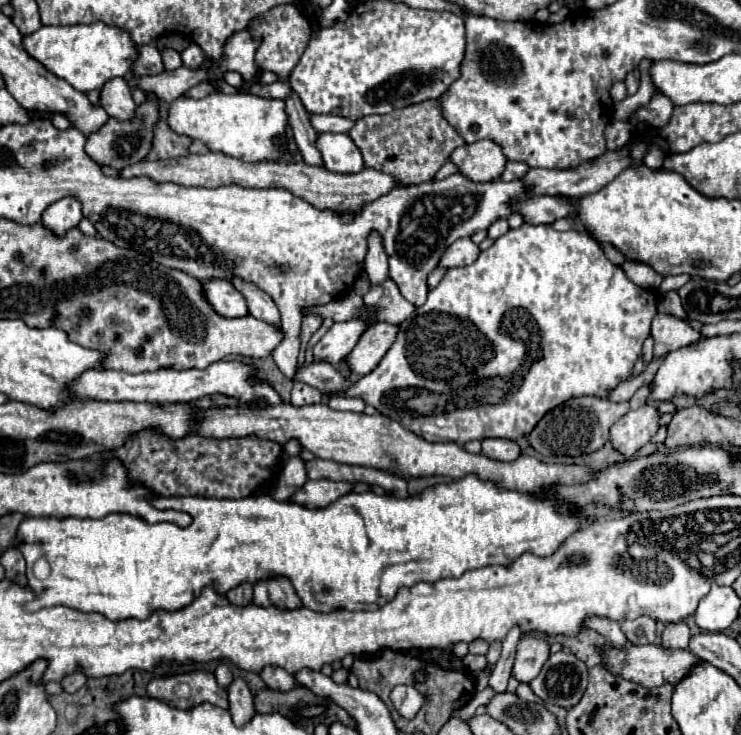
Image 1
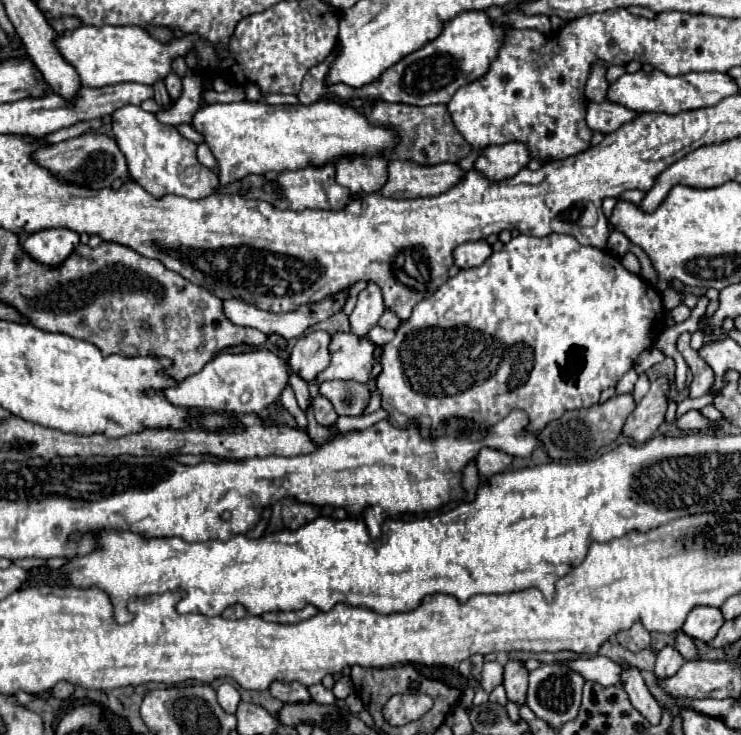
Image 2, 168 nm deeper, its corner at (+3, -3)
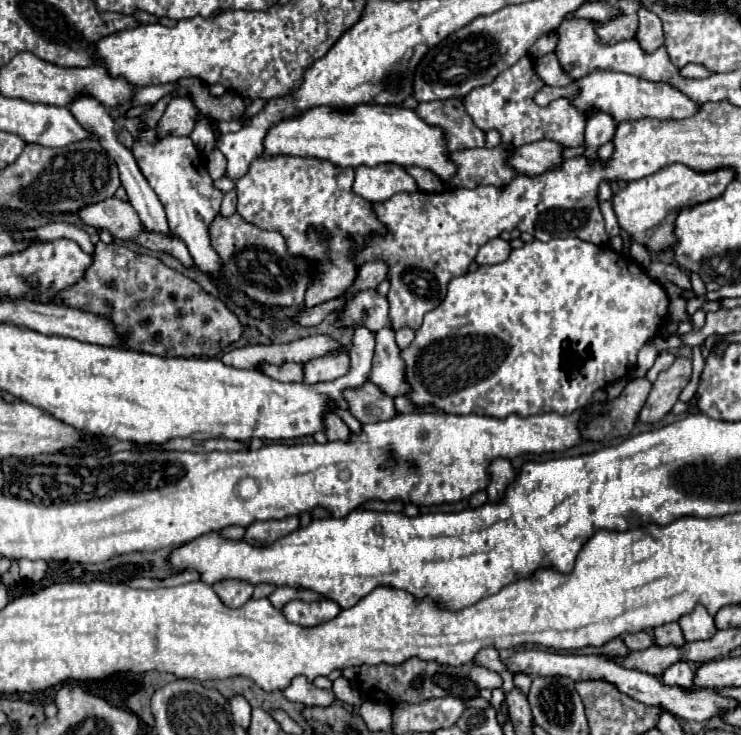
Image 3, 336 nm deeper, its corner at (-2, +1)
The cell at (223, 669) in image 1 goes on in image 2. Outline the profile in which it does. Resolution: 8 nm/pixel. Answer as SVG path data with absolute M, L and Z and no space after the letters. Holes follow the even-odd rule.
M221 684L219 690L217 690L217 698L219 698L221 708L227 714L235 714L237 712L237 706L239 706L241 698L239 698L239 692L231 684Z

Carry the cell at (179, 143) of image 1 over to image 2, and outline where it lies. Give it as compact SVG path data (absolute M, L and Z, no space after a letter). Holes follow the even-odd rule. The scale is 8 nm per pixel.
M129 104L119 108L113 114L113 134L123 156L127 158L131 178L153 198L177 194L189 200L201 200L219 190L217 172L199 164L195 156L197 144L183 138L175 126L165 126L151 112L143 112L141 106Z

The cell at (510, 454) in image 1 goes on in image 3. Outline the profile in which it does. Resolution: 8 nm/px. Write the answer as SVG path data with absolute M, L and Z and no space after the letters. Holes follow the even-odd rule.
M496 458L490 464L488 474L490 474L490 482L488 482L488 488L486 488L488 500L496 502L504 496L506 486L516 478L516 474L514 474L514 468L512 468L510 460L506 460L506 458Z

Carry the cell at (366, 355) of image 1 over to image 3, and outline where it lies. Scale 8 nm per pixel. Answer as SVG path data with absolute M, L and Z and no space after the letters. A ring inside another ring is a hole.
M340 352L340 356L318 356L316 360L308 360L304 366L304 384L318 384L344 376L344 372L348 372L348 360L348 352Z

